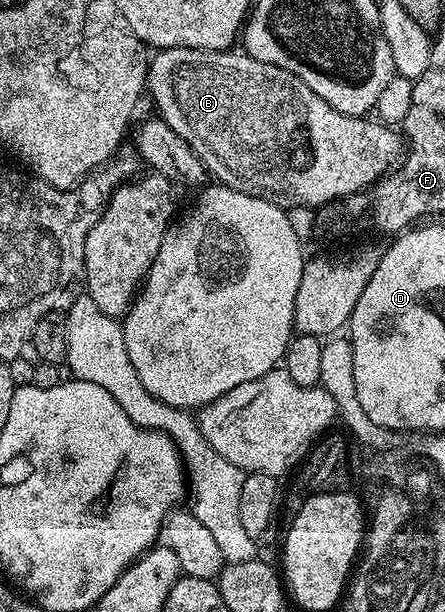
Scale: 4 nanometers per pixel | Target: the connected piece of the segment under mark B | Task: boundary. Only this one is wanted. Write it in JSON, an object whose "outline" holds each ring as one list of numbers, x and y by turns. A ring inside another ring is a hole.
{"outline":[[163,48,154,51,149,62,147,96,148,99,153,99,153,104,157,107,156,115,165,120,167,126,171,126,171,130,175,130,175,134,179,134,179,138,183,138,183,142,187,142,187,146,191,146,191,150,195,150,195,154,199,154,206,173,216,183,223,184,226,188,246,192,255,198,263,198,286,210,290,208,316,210,322,204,330,204,333,200,361,192,370,184,374,184,376,180,388,176,390,172,394,171,395,165,403,156,403,136,396,127,382,123,377,118,343,114,339,110,335,110,335,106,327,106,327,102,323,102,323,98,319,98,319,94,315,94,315,90,311,90,307,86,307,82,295,78,295,74,291,74,279,66,259,62,248,56,243,50,216,52,215,50,191,50,190,48]]}

